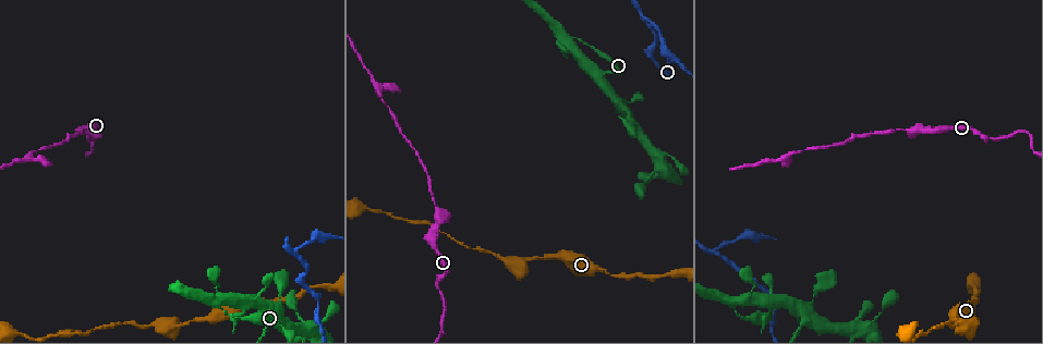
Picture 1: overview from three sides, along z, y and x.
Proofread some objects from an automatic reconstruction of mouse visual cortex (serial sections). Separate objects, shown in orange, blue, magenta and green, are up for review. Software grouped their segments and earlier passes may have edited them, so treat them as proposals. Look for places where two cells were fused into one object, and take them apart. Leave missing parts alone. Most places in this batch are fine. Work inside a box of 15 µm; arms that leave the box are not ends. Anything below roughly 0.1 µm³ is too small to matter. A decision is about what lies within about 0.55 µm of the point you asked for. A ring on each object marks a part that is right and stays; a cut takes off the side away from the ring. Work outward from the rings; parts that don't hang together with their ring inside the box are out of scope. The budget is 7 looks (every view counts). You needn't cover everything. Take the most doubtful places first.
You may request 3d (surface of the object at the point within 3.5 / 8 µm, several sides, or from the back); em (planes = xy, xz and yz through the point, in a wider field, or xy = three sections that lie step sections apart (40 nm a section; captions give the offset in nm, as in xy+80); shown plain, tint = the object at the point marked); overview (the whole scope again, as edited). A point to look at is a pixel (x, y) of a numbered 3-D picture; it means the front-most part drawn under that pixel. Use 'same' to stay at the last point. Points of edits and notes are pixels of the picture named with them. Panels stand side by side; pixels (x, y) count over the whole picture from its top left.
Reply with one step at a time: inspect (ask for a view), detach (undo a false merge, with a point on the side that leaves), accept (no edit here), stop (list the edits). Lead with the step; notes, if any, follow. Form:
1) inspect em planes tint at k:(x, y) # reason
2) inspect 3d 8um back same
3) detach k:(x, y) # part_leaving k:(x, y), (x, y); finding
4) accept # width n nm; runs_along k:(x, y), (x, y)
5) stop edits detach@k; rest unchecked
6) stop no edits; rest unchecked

inspect em xy step 1 tint at 1:(296, 255) # sharp bend

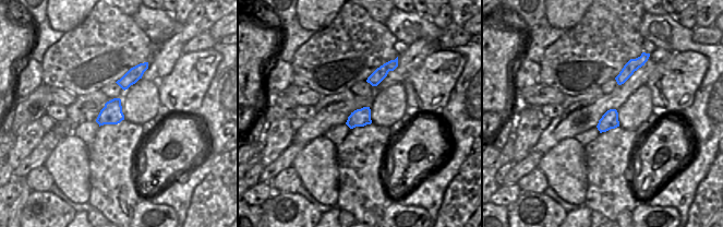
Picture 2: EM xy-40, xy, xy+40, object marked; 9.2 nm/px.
inspect 3d 3.5um same

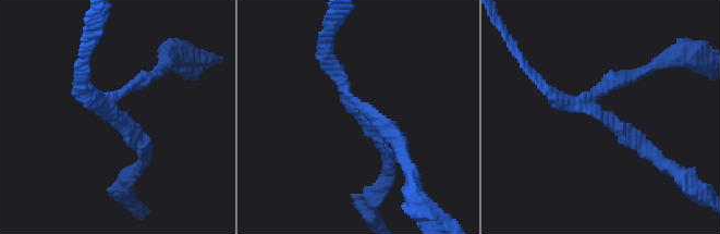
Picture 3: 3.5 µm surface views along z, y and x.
detach 3:(145, 79) # arm_widths 150, 150, 200 nm; part_leaving 3:(112, 102), (156, 75), (169, 59); two cells meet here

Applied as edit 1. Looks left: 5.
inspect overview

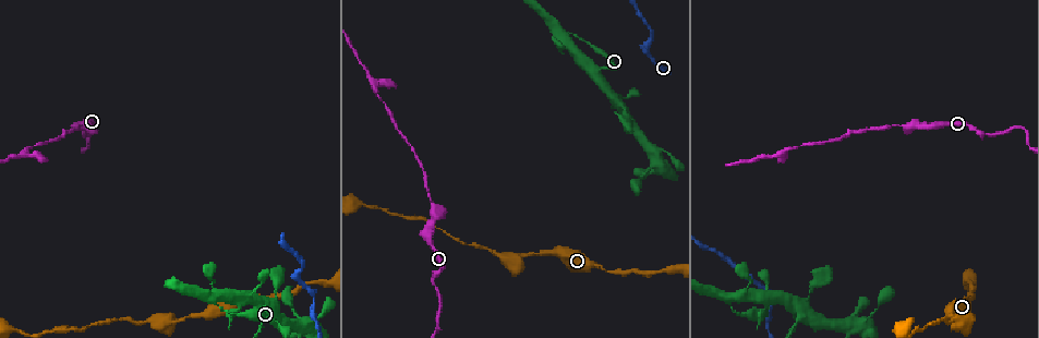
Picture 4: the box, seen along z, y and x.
inspect 3d 3.5um at 4:(560, 31) # looks like a crossing

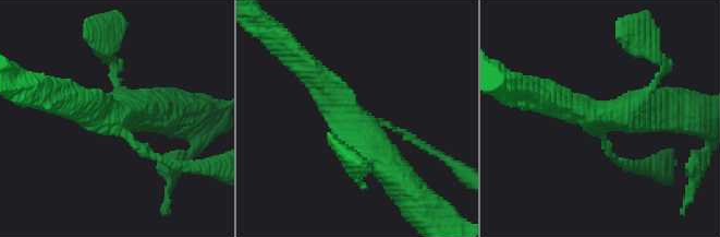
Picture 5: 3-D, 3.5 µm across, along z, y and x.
inspect em planes tint at 5:(360, 126) # arms 4; arm_widths 100, 150, 350, 500 nm

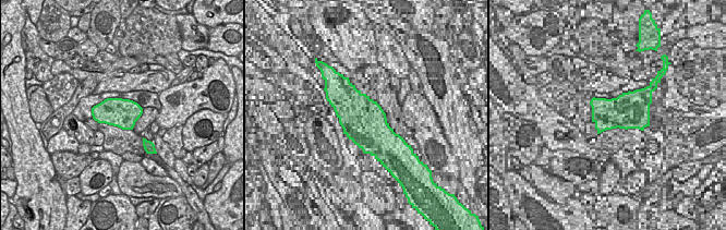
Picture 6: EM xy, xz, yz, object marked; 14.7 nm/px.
accept # runs_along 5:(166, 163), (116, 119), (156, 113); one cell here

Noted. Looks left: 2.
inspect 3d 3.5um at 4:(431, 204) # sudden change in width

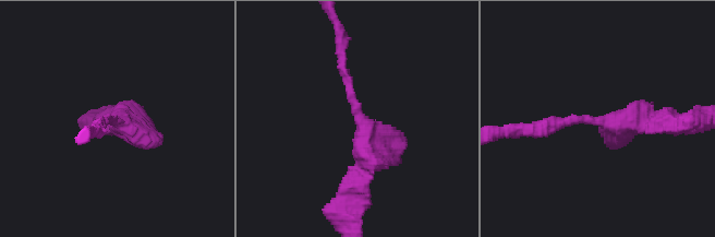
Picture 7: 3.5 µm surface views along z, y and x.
inspect em xy step 2 tint at 7:(598, 122) # need the tissue

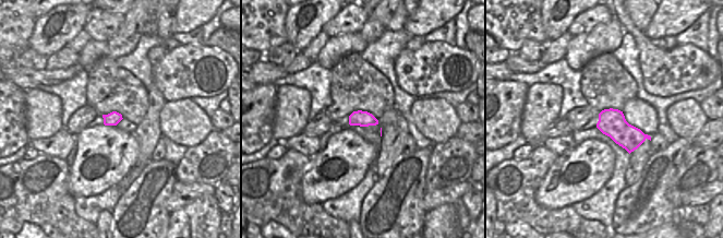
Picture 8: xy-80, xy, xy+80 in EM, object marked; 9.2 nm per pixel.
accept # width 140 nm; runs_along 7:(353, 185), (367, 131), (340, 56); continuous, no second cell

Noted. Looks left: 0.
stop edits detach@3; rest unchecked

